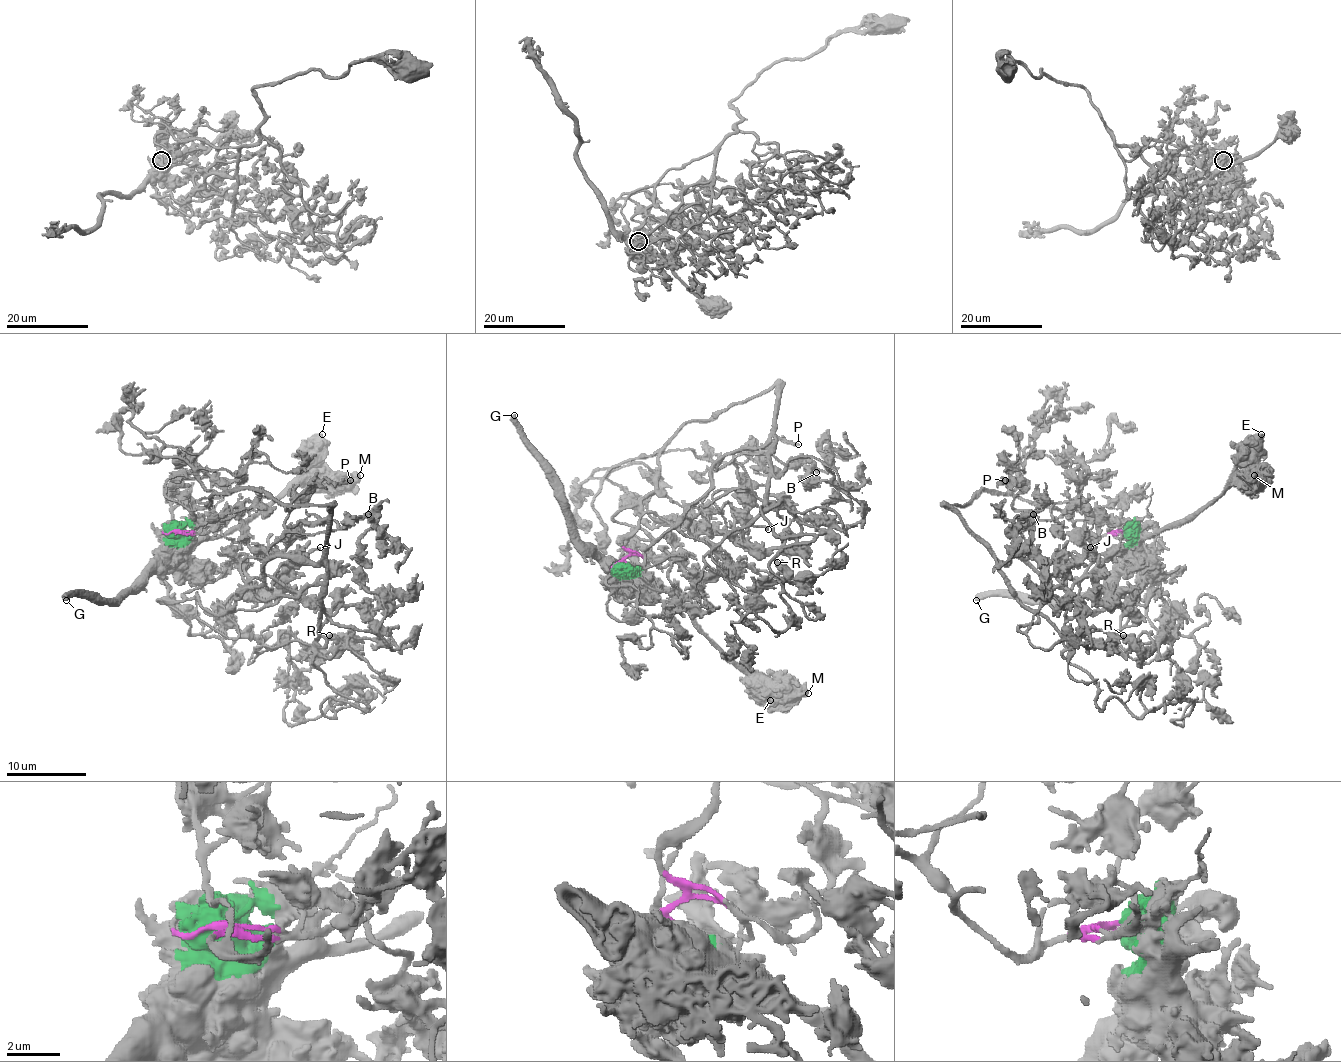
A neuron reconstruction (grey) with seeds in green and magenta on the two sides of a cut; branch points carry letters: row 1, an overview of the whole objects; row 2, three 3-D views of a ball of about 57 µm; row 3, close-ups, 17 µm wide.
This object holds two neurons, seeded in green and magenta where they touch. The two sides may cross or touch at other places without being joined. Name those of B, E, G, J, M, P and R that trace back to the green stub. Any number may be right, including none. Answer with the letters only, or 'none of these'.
E, G, M

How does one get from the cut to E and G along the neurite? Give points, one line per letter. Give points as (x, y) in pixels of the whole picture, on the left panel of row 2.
E: (178, 530), (222, 536), (230, 528), (256, 518), (306, 468), (306, 454), (322, 434)
G: (178, 530), (162, 558), (121, 598), (73, 596), (65, 600)

